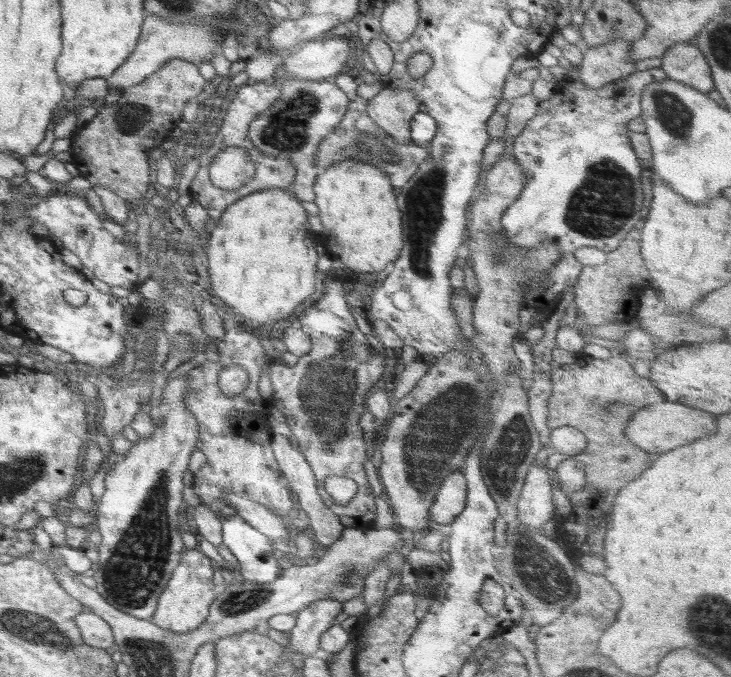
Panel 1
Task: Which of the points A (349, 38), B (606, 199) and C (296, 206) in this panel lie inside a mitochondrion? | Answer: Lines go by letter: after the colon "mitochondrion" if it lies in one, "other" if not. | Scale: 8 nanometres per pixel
A: other
B: mitochondrion
C: other

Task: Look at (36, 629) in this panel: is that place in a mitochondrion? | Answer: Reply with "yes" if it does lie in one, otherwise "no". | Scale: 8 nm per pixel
yes

